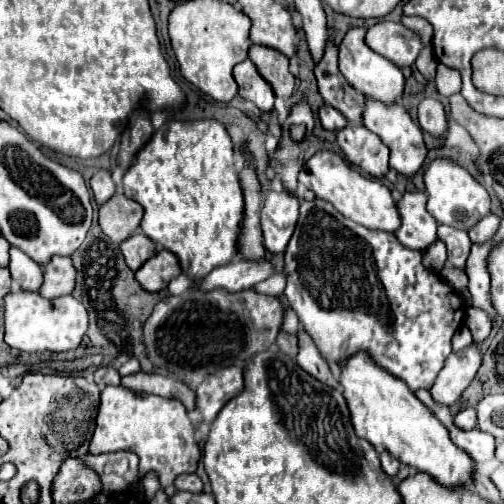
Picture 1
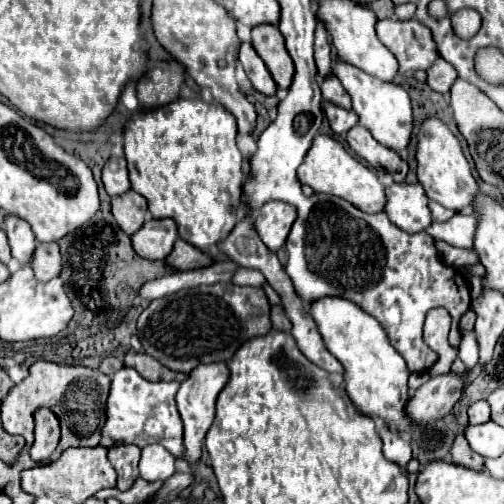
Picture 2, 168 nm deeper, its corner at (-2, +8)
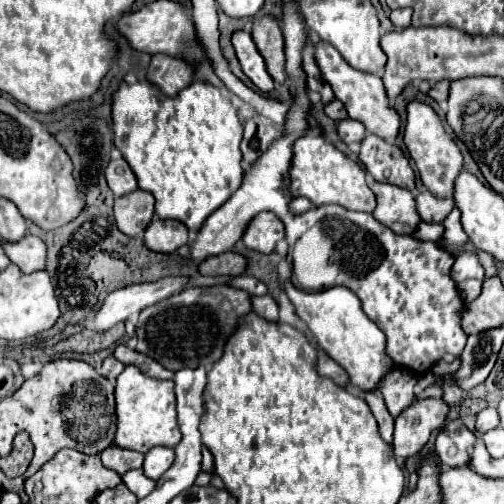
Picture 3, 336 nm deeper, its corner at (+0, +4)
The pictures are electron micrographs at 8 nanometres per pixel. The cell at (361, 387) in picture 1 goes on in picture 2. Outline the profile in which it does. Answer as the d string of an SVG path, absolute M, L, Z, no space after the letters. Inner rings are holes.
M321 298L313 302L311 314L319 326L319 332L325 340L327 350L343 364L345 368L345 388L355 408L369 418L379 418L387 428L395 432L409 434L415 444L423 450L437 450L443 444L443 432L427 432L423 426L413 424L405 412L405 404L409 402L409 370L401 354L389 344L385 330L381 324L365 314L357 304L341 298Z

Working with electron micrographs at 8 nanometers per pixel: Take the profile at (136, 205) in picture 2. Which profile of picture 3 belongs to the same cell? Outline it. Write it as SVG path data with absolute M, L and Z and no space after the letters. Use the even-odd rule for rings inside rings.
M135 190L127 196L121 196L115 200L115 220L123 234L127 236L139 236L145 232L149 222L153 220L155 198L151 192Z

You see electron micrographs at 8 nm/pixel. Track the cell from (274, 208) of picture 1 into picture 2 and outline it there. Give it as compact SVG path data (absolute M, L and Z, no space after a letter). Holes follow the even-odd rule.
M269 200L261 206L259 214L255 216L255 228L261 240L265 242L265 246L277 252L285 244L295 218L297 218L297 212L291 204L285 204L281 200L279 202Z

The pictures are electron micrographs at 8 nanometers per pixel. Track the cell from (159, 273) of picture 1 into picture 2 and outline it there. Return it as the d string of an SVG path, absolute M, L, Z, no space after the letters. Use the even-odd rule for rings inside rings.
M177 240L177 244L173 246L173 252L165 258L165 264L171 266L173 270L191 270L191 268L201 268L211 264L213 258L197 252L197 248L193 248L191 244L187 244L185 240Z

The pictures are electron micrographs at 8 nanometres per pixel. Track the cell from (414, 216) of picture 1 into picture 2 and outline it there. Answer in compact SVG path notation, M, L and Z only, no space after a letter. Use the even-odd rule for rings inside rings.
M419 182L391 184L385 192L387 192L385 212L397 228L415 234L431 226L433 218L429 212L429 198L425 196L425 190Z

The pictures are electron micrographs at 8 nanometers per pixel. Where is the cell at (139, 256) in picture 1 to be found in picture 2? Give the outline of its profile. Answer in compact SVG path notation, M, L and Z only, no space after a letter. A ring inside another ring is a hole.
M147 220L143 228L139 228L131 236L133 250L145 260L163 260L177 240L177 226L173 220Z

